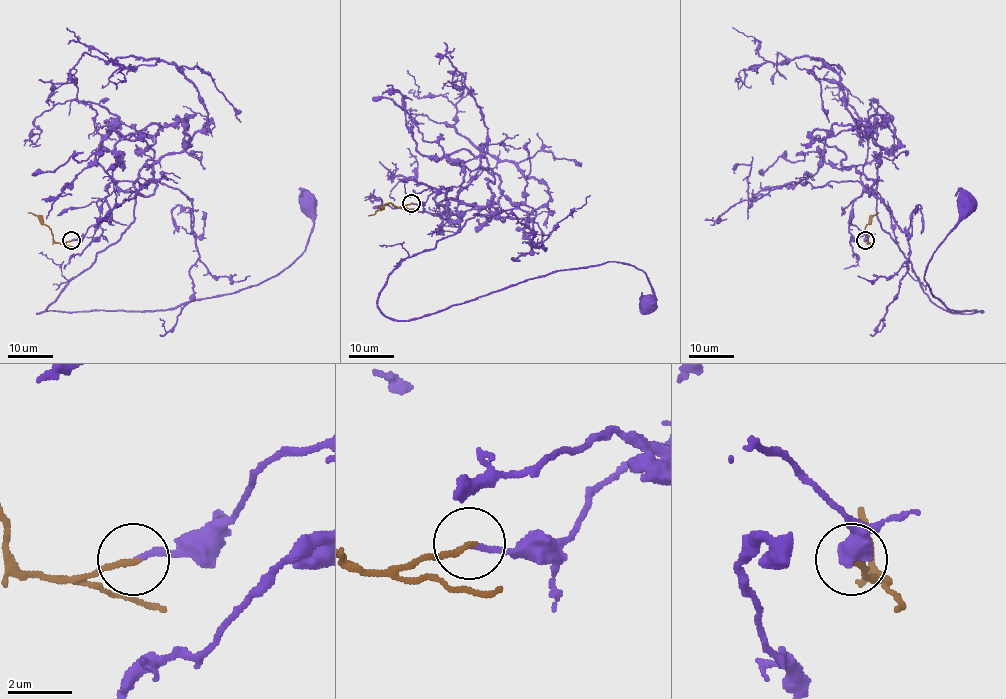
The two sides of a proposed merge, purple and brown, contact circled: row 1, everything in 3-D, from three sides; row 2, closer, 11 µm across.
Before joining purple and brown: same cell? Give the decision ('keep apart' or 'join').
join

